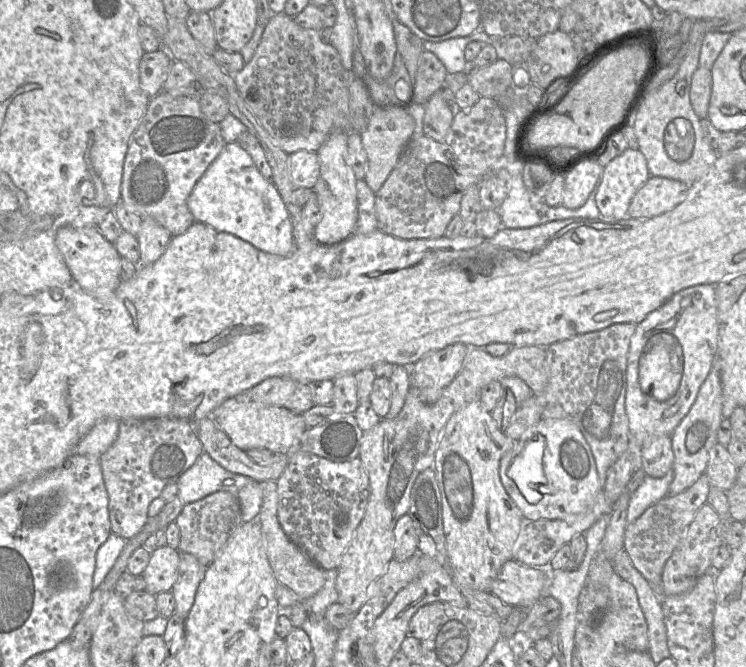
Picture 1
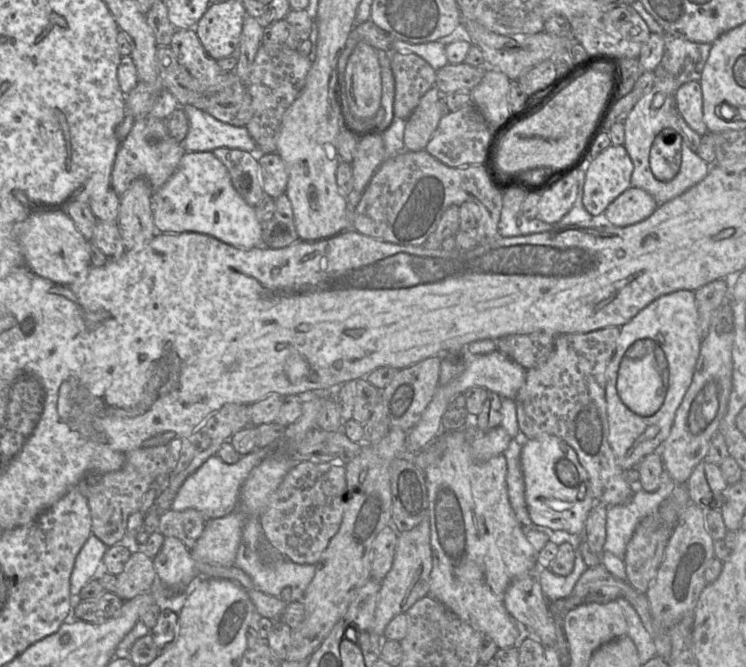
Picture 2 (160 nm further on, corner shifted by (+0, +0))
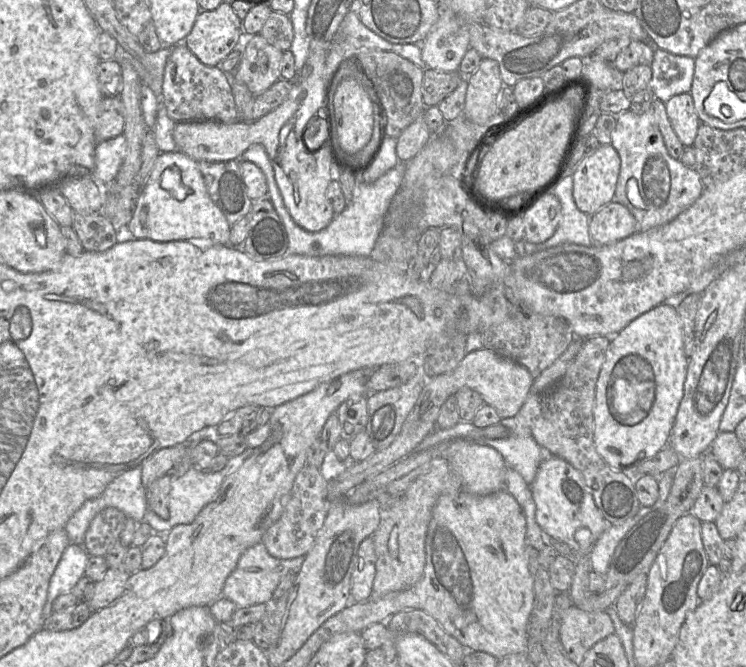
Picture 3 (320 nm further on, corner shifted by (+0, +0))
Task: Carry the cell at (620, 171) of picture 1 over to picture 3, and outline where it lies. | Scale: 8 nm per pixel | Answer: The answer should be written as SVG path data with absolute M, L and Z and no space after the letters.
M601 145L592 153L587 153L571 171L573 177L573 197L578 209L592 216L613 201L619 178L621 160L612 145Z

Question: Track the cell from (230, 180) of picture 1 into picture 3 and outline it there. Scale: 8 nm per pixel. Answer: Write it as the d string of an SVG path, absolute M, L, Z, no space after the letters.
M161 152L139 193L132 218L127 226L128 235L134 239L149 239L158 242L175 240L207 239L213 244L229 245L231 225L223 212L211 200L199 164L186 154Z

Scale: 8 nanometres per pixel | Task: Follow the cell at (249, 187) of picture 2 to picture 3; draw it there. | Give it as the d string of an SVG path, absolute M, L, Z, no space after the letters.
M238 160L198 162L211 200L232 226L250 210L253 200L247 194Z

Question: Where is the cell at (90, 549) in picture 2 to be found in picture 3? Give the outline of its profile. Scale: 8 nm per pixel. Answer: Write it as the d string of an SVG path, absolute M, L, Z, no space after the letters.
M70 544L65 549L49 583L44 618L53 613L53 604L57 597L70 592L85 575L89 557L83 545Z

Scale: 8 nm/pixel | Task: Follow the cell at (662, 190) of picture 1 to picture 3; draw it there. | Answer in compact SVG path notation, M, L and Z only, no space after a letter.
M611 201L590 216L589 233L593 244L613 244L636 232L636 219L621 203Z

